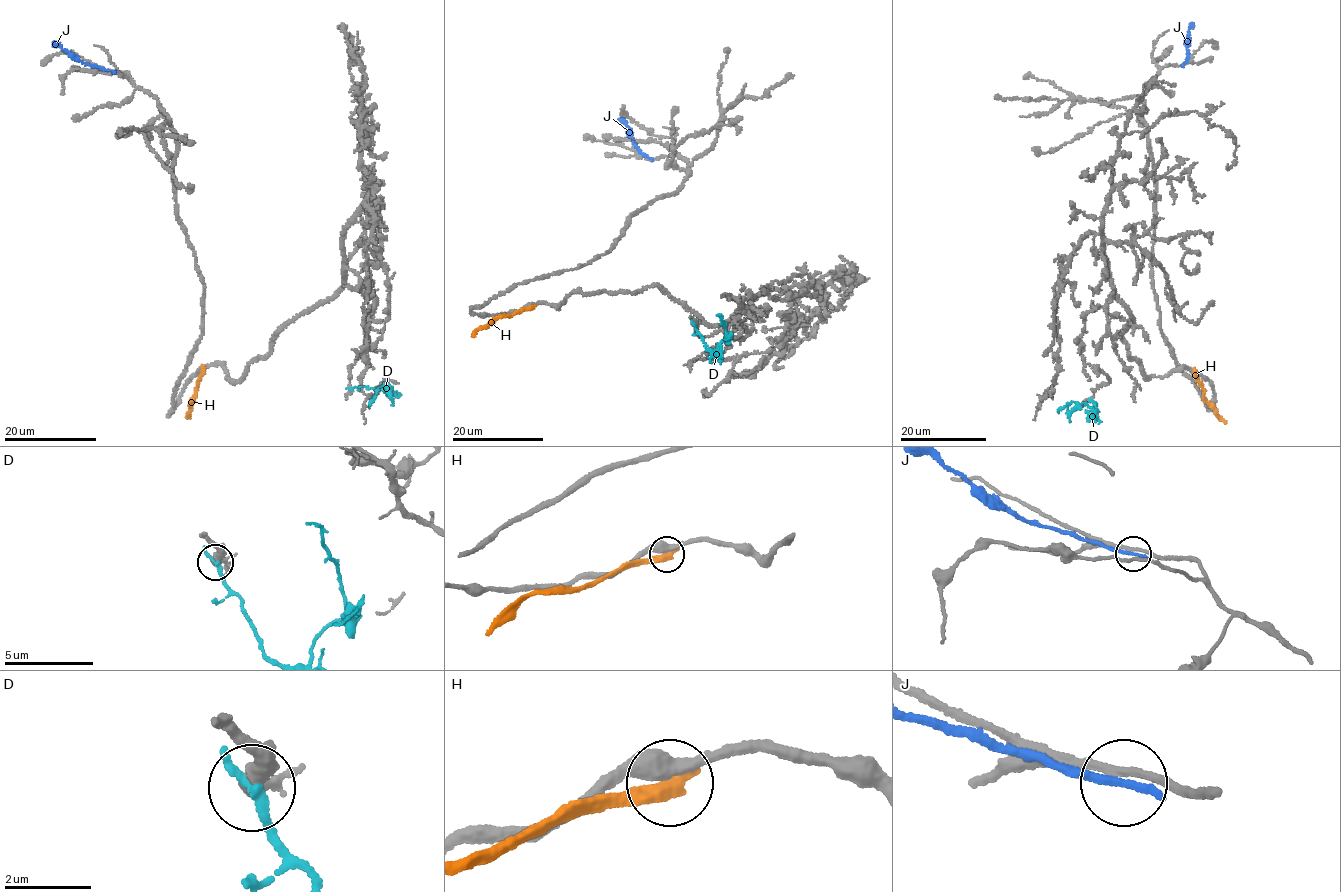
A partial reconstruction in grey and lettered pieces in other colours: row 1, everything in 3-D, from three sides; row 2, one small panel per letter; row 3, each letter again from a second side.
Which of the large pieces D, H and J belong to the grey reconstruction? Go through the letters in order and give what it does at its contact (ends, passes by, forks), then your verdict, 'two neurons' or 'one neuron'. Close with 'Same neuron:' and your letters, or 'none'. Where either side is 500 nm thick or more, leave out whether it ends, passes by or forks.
D: it ends; two neurons
H: it ends; two neurons
J: it ends; two neurons
Same neuron: none

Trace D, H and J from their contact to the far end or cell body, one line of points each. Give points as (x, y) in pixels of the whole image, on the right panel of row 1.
D: (1090, 400), (1097, 411), (1072, 401), (1058, 412)
H: (1194, 371), (1205, 400), (1226, 422)
J: (1184, 64), (1188, 60), (1189, 31), (1192, 24)

